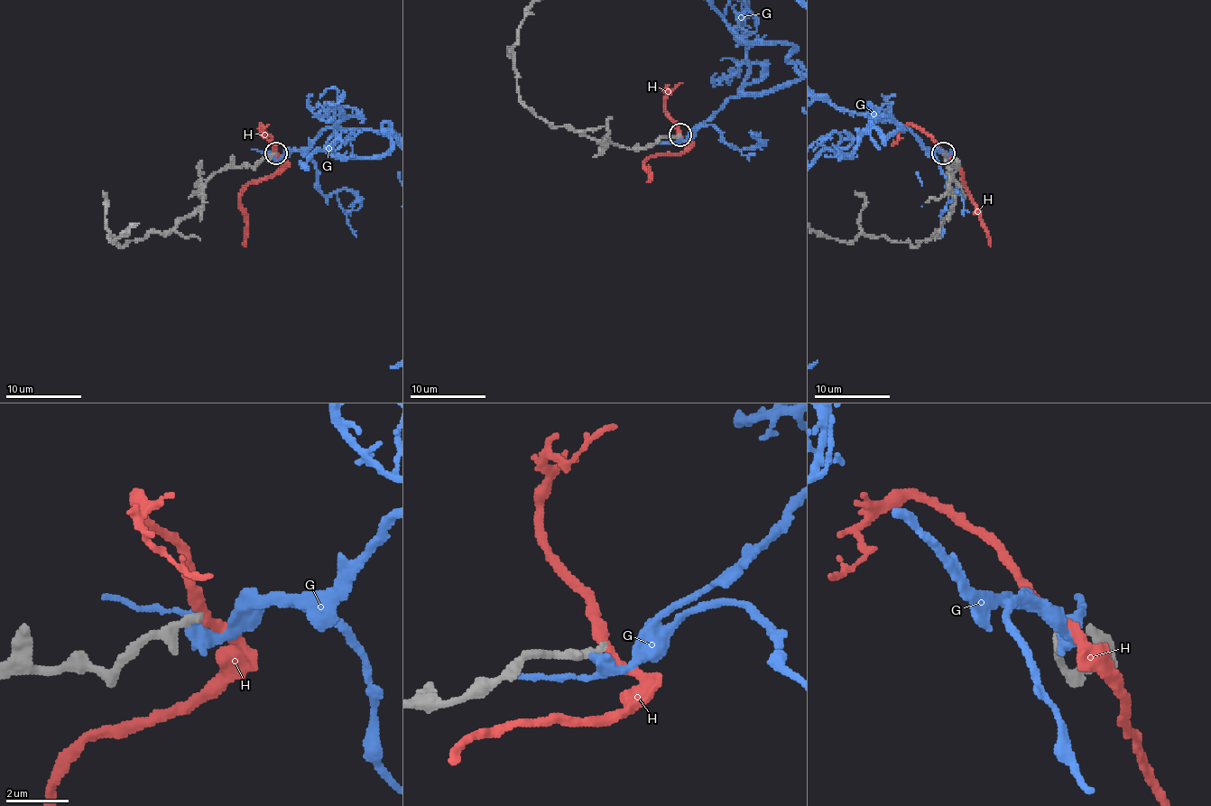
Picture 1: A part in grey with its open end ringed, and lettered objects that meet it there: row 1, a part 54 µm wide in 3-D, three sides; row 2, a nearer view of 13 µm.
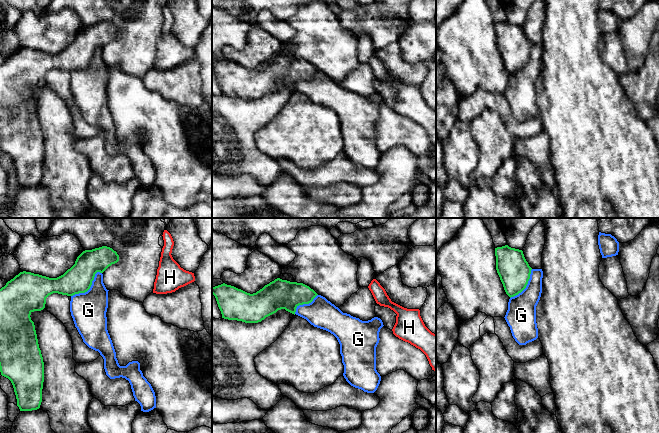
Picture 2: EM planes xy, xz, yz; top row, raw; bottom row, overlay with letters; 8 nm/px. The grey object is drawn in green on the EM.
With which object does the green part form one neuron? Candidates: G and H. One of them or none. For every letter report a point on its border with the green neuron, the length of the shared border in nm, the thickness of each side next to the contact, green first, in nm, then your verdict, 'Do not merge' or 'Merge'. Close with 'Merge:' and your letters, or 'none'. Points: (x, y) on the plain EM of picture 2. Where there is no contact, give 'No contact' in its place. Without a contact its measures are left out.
G: Touches green at xy (90, 62). Shared border 320 nm. Thickness 220 nm (green) against 280 nm. Do not merge
H: No contact. Do not merge
Merge: none

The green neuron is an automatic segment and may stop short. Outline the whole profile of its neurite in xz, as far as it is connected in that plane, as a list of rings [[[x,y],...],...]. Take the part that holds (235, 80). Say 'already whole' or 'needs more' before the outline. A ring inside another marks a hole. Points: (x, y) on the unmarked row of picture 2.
already whole; [[[280,54],[250,70],[225,59],[212,63],[222,94],[245,99],[258,99],[285,85],[295,91],[299,81],[309,80],[318,71],[303,59]]]

